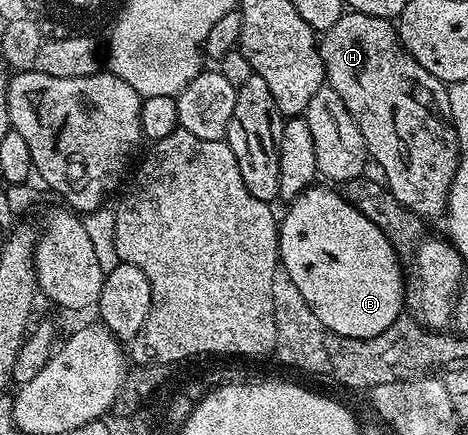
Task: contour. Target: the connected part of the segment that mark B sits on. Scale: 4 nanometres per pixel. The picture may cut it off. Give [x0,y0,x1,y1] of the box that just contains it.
[278,185,405,339]

